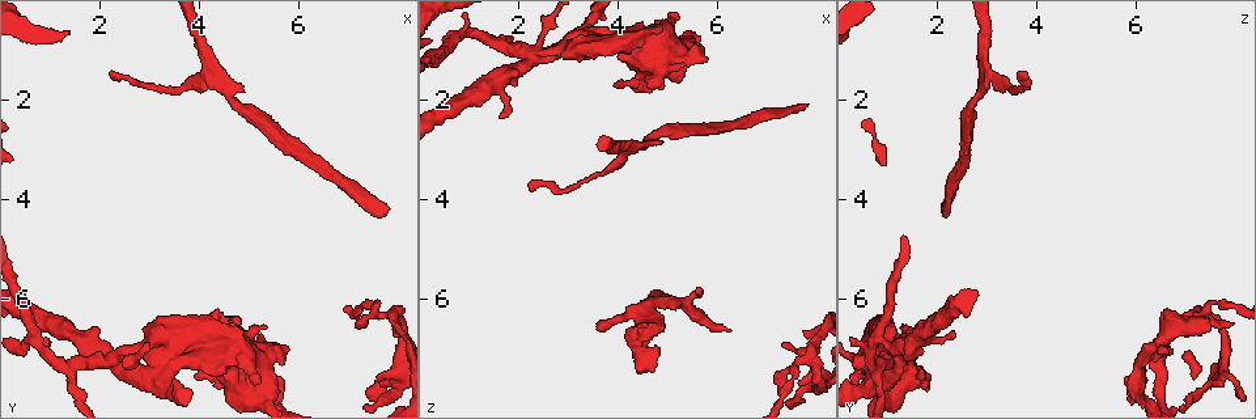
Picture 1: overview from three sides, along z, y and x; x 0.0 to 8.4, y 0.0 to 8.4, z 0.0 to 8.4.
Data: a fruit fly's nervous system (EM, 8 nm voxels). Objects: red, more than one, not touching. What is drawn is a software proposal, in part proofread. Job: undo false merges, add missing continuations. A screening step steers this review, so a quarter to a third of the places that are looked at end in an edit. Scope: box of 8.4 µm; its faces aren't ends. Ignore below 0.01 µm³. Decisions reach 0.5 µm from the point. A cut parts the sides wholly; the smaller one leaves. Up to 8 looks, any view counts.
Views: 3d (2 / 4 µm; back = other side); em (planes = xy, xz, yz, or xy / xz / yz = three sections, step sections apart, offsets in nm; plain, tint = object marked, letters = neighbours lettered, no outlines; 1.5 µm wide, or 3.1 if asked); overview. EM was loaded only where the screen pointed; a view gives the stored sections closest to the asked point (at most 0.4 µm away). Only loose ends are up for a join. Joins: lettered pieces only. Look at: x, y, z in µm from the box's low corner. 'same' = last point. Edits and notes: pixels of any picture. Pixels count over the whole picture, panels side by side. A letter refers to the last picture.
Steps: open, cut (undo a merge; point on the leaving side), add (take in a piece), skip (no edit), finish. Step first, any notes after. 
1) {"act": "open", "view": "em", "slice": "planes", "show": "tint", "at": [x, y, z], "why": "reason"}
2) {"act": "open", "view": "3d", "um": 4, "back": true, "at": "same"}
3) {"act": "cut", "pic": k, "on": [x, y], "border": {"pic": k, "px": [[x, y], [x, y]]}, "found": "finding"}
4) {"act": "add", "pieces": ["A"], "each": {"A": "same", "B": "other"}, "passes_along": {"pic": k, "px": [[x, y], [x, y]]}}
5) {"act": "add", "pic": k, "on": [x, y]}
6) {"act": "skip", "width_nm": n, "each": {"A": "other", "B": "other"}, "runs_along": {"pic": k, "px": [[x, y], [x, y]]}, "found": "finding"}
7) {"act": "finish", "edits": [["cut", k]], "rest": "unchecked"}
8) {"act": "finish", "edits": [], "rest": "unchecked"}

{"act": "open", "view": "em", "slice": "planes", "show": "plain", "at": [3.60, 6.95, 6.55], "why": "an open end"}

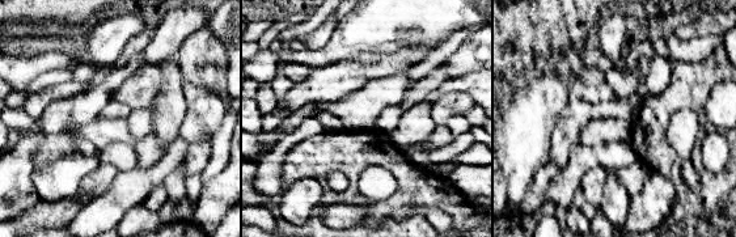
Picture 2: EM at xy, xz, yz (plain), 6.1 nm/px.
{"act": "open", "view": "em", "slice": "planes", "show": "letters", "at": "same", "why": "see the neighbours"}

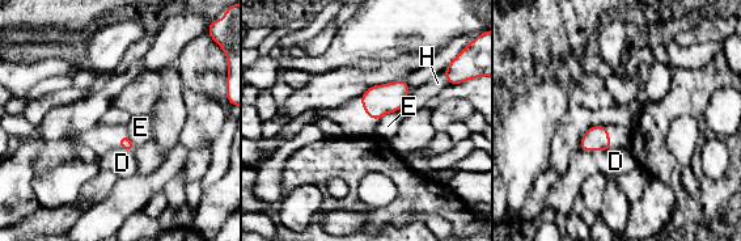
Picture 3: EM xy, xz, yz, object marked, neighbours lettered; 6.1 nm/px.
{"act": "skip", "each": {"D": "other", "E": "other", "H": "other"}, "border": {"pic": 3, "px": [[399, 109], [386, 113], [380, 119]]}, "found": "none of them fits"}

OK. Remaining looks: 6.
{"act": "open", "view": "em", "slice": "yz", "step": 4, "show": "letters", "at": [7.85, 6.35, 7.15], "why": "thin neck"}

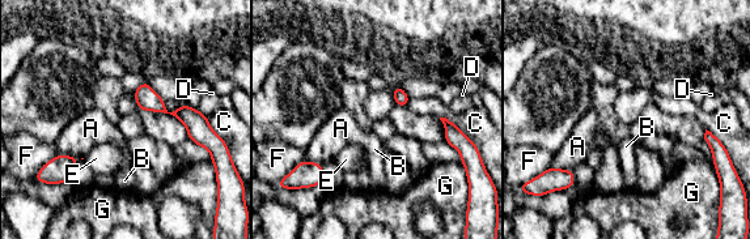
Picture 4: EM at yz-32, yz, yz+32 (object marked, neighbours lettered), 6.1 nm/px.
{"act": "open", "view": "em", "slice": "planes", "show": "letters", "at": "same", "why": "cut it another way"}

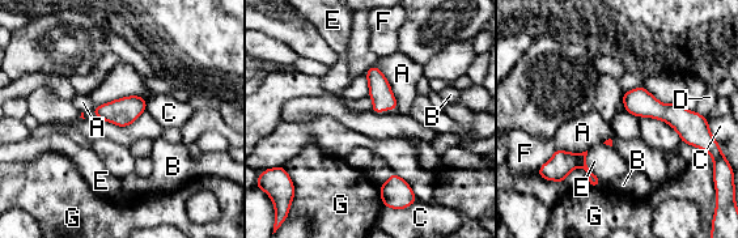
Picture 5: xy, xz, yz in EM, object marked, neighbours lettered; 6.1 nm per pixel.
{"act": "skip", "width_nm": 110, "each": {"A": "other", "B": "other", "C": "other", "D": "other", "E": "other", "F": "other", "G": "other"}, "runs_along": {"pic": 5, "px": [[626, 96], [667, 113], [692, 137]]}, "found": "one cell here"}

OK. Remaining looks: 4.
{"act": "open", "view": "3d", "um": 2, "at": [7.85, 4.20, 2.05], "why": "an open end"}

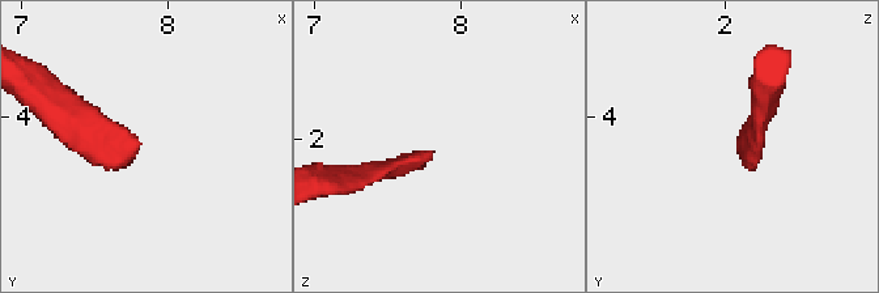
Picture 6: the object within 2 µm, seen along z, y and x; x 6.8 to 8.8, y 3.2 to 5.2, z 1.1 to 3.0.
{"act": "open", "view": "em", "slice": "planes", "show": "letters", "at": [7.82, 4.20, 2.10], "why": "need the tissue"}

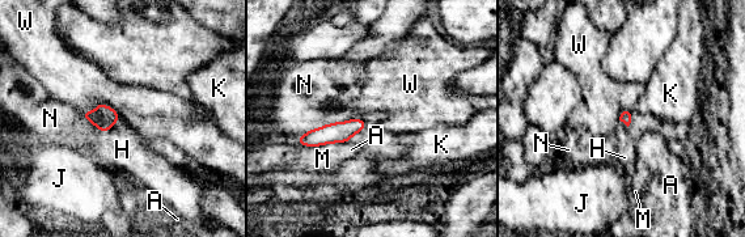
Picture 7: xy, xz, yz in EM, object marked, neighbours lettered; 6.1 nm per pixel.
{"act": "add", "pieces": ["H"], "longest_contact_nm": ["M", 340], "each": {"A": "other", "H": "same", "J": "other", "K": "other", "M": "other", "N": "other", "W": "other"}, "found": "it goes on there"}

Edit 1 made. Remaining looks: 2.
{"act": "finish", "edits": [["add", 7]], "rest": "unchecked"}

